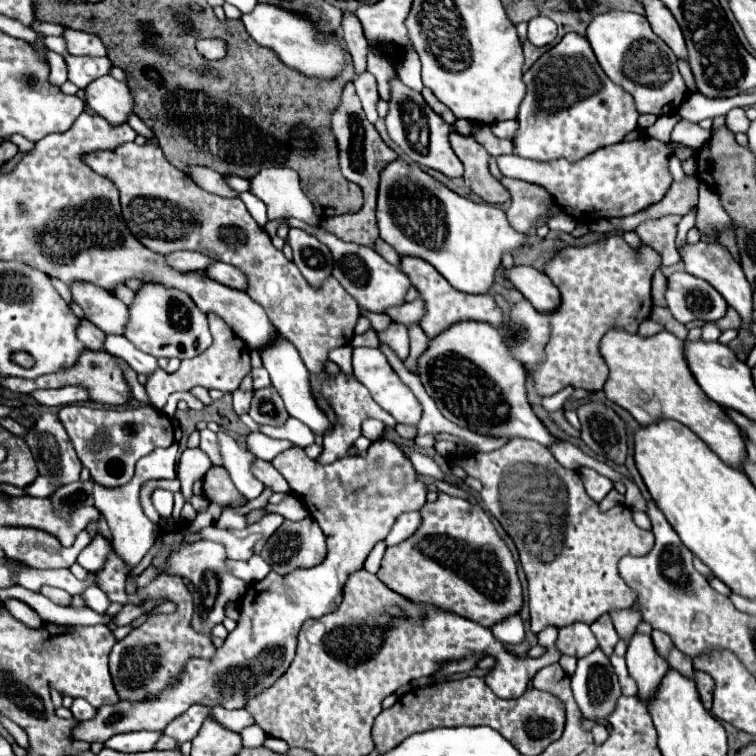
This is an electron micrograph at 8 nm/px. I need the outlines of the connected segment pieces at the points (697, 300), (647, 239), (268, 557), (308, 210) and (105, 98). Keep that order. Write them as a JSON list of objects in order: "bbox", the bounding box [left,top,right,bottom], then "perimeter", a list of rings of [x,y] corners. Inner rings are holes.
[{"bbox":[666,272,728,324],"perimeter":[[[674,272],[668,276],[666,302],[674,318],[682,324],[692,320],[716,322],[726,314],[728,308],[724,298],[712,290],[708,282],[688,272]]]},{"bbox":[636,214,682,266],"perimeter":[[[668,214],[658,220],[646,220],[636,228],[640,240],[662,256],[662,266],[674,266],[680,262],[680,254],[674,244],[676,228],[678,228],[680,220],[682,220],[682,216]]]},{"bbox":[260,516,326,574],"perimeter":[[[306,516],[300,522],[284,520],[266,542],[260,556],[278,574],[288,574],[294,568],[318,566],[326,558],[322,528],[312,516]]]},{"bbox":[250,166,320,224],"perimeter":[[[276,166],[264,168],[250,180],[250,192],[268,206],[268,218],[298,218],[308,224],[320,222],[312,202],[304,196],[296,170]]]},{"bbox":[84,76,132,124],"perimeter":[[[112,76],[96,78],[88,84],[84,94],[86,104],[112,124],[126,122],[126,116],[132,112],[132,96],[128,86]]]}]

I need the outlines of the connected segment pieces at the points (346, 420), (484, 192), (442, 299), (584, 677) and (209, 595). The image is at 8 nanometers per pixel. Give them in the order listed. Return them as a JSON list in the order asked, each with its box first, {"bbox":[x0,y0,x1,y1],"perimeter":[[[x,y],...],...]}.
[{"bbox":[316,374,396,464],"perimeter":[[[338,374],[338,376],[328,376],[324,380],[324,386],[322,386],[322,394],[328,398],[328,402],[332,404],[336,416],[338,416],[338,422],[334,424],[334,428],[324,436],[324,450],[322,454],[316,458],[318,464],[330,464],[330,462],[336,462],[338,458],[344,458],[348,454],[348,448],[354,444],[354,440],[362,434],[360,432],[360,426],[366,418],[376,418],[376,420],[382,420],[386,426],[394,428],[396,426],[396,420],[384,412],[370,396],[368,388],[364,388],[356,378],[348,378],[344,374]]]},{"bbox":[450,130,510,204],"perimeter":[[[452,130],[450,144],[464,164],[464,180],[474,194],[478,194],[484,202],[492,204],[504,204],[510,200],[508,190],[488,170],[490,154],[482,144],[474,140],[474,136],[462,136],[456,130]]]},{"bbox":[400,256,504,338],"perimeter":[[[404,256],[400,270],[410,278],[410,282],[420,290],[420,298],[426,302],[426,316],[420,322],[422,330],[426,332],[428,338],[436,338],[436,334],[442,334],[444,330],[448,330],[448,326],[460,322],[460,320],[478,320],[478,322],[488,322],[496,328],[500,328],[504,324],[504,312],[502,308],[494,302],[494,298],[490,294],[484,296],[474,296],[474,294],[464,294],[454,290],[446,278],[442,274],[436,272],[436,268],[420,258],[412,258],[412,256]]]},{"bbox":[570,646,622,720],"perimeter":[[[600,646],[578,658],[578,666],[570,676],[570,682],[576,704],[588,720],[606,720],[622,696],[618,676]]]},{"bbox":[166,540,246,634],"perimeter":[[[198,540],[198,542],[190,542],[190,544],[182,544],[178,550],[170,552],[170,556],[166,558],[166,572],[168,574],[176,574],[180,578],[188,578],[194,584],[194,616],[192,616],[192,626],[204,634],[208,634],[212,630],[214,624],[224,620],[224,604],[230,600],[238,600],[244,596],[246,590],[246,582],[232,576],[226,566],[226,552],[224,546],[218,542],[208,542],[208,540]]]}]

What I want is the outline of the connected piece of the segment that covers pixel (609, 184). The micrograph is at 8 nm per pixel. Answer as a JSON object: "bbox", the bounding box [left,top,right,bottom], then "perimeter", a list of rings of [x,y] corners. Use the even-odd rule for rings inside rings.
{"bbox":[498,140,672,218],"perimeter":[[[632,140],[604,146],[578,162],[568,162],[564,158],[556,162],[532,162],[526,158],[498,156],[498,168],[504,176],[520,178],[544,186],[556,200],[556,204],[570,216],[578,214],[594,218],[614,218],[630,216],[646,206],[662,200],[672,176],[668,172],[668,158],[672,156],[672,144],[660,140]]]}

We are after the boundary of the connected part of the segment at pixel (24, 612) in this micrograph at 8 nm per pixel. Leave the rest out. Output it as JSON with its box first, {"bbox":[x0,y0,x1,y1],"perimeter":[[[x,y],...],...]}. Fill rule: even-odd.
{"bbox":[4,598,42,628],"perimeter":[[[8,598],[4,604],[6,604],[6,608],[10,610],[10,614],[12,614],[14,618],[18,618],[20,622],[24,622],[26,626],[30,626],[30,628],[38,628],[38,626],[42,624],[40,616],[38,616],[28,604],[24,604],[24,602],[16,600],[16,598]]]}

